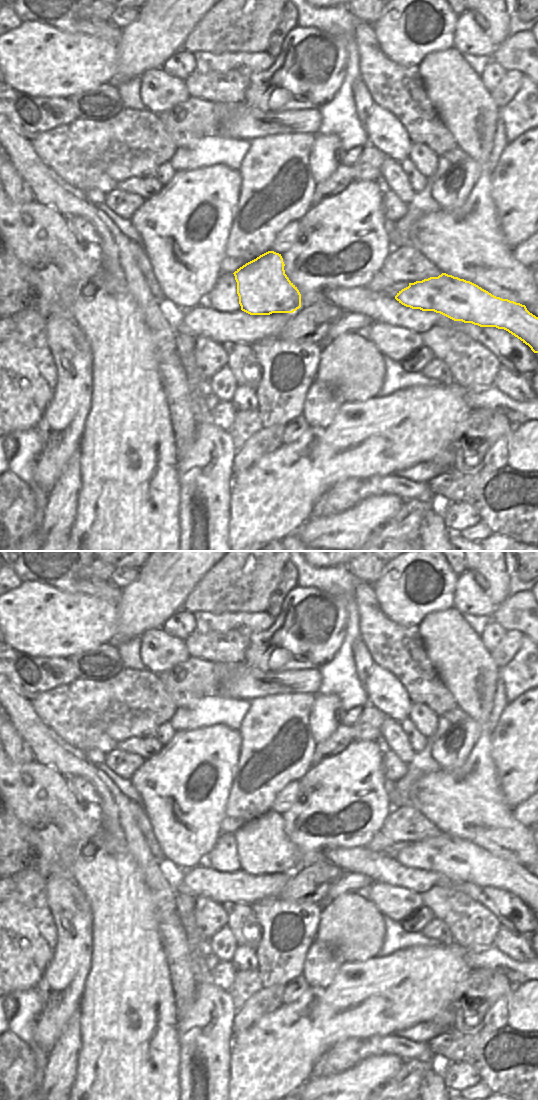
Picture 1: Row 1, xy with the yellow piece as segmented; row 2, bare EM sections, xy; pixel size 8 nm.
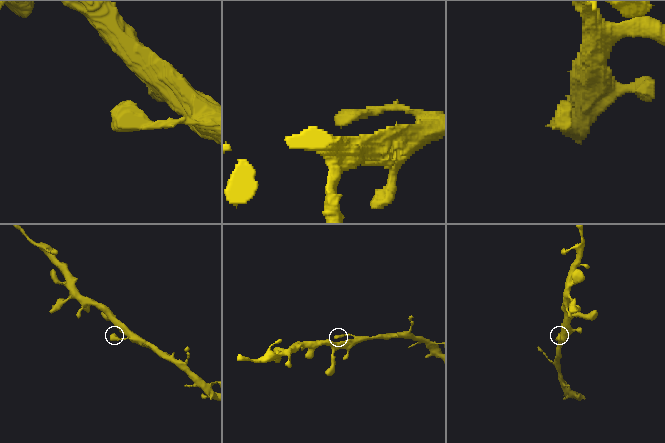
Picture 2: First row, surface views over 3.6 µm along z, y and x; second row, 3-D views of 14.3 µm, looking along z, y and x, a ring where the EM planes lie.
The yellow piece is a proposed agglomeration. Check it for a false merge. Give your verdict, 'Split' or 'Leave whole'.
Leave whole

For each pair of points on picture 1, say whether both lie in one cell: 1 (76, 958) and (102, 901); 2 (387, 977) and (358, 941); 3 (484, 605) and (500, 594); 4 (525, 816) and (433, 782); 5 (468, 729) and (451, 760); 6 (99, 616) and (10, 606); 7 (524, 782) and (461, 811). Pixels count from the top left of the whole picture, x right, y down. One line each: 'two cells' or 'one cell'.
1: two cells
2: two cells
3: two cells
4: two cells
5: one cell
6: one cell
7: two cells

